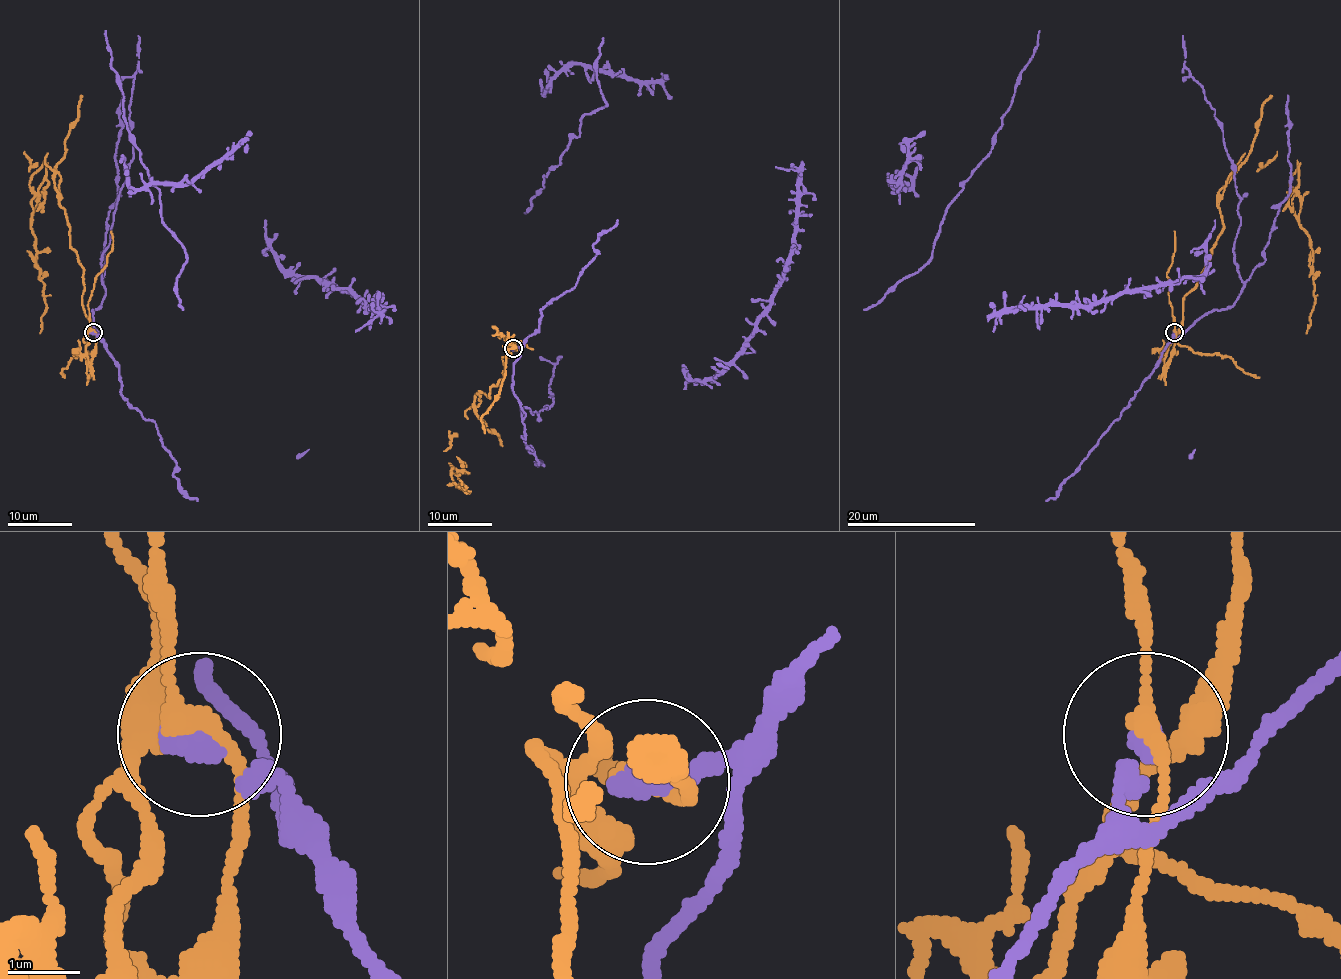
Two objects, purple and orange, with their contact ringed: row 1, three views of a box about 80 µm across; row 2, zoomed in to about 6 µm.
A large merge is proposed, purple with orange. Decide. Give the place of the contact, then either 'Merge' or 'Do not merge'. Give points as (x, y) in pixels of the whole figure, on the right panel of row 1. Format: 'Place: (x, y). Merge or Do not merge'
Place: (1174, 332). Do not merge

